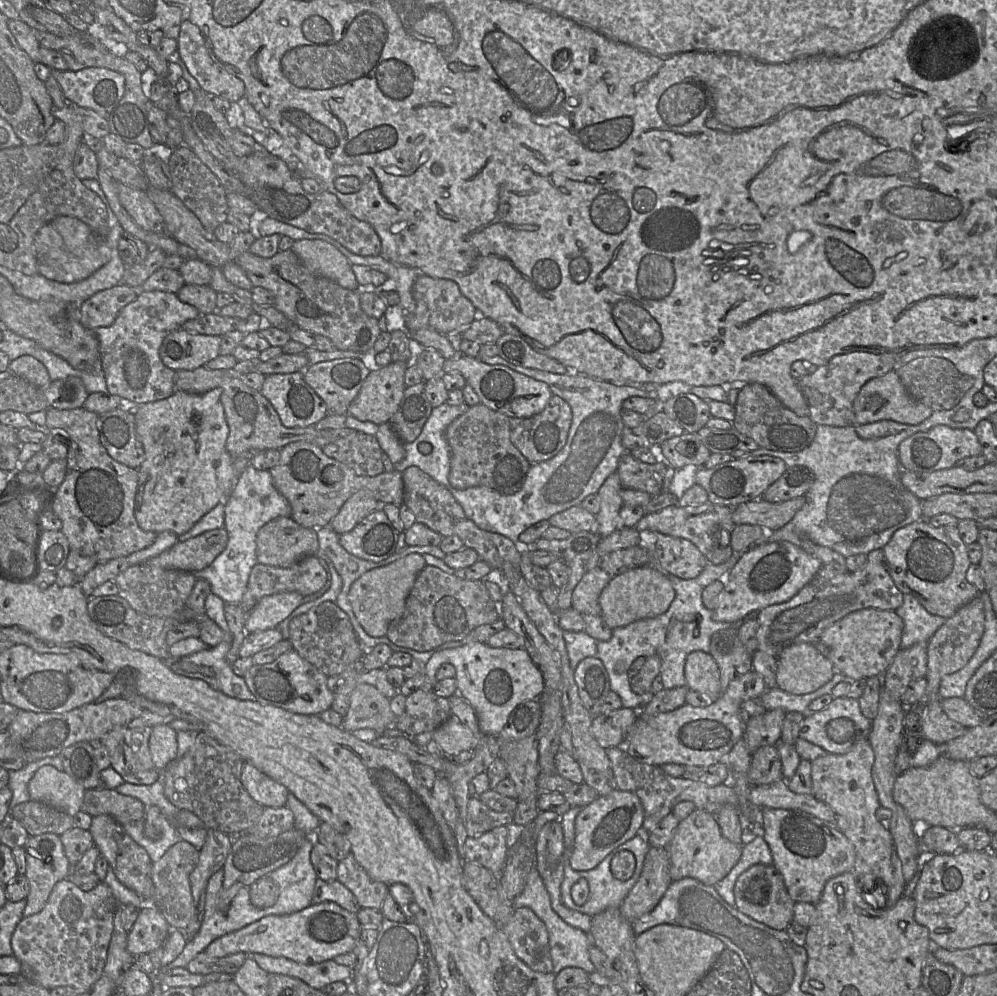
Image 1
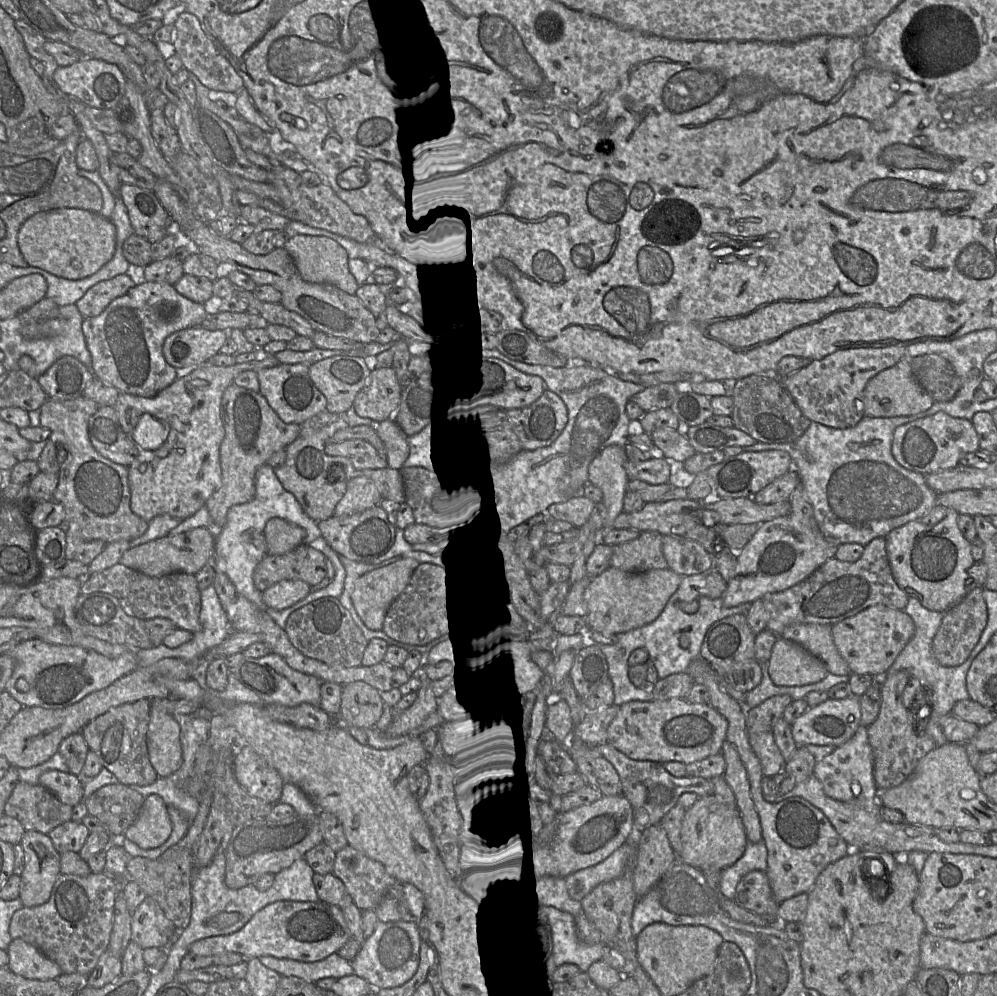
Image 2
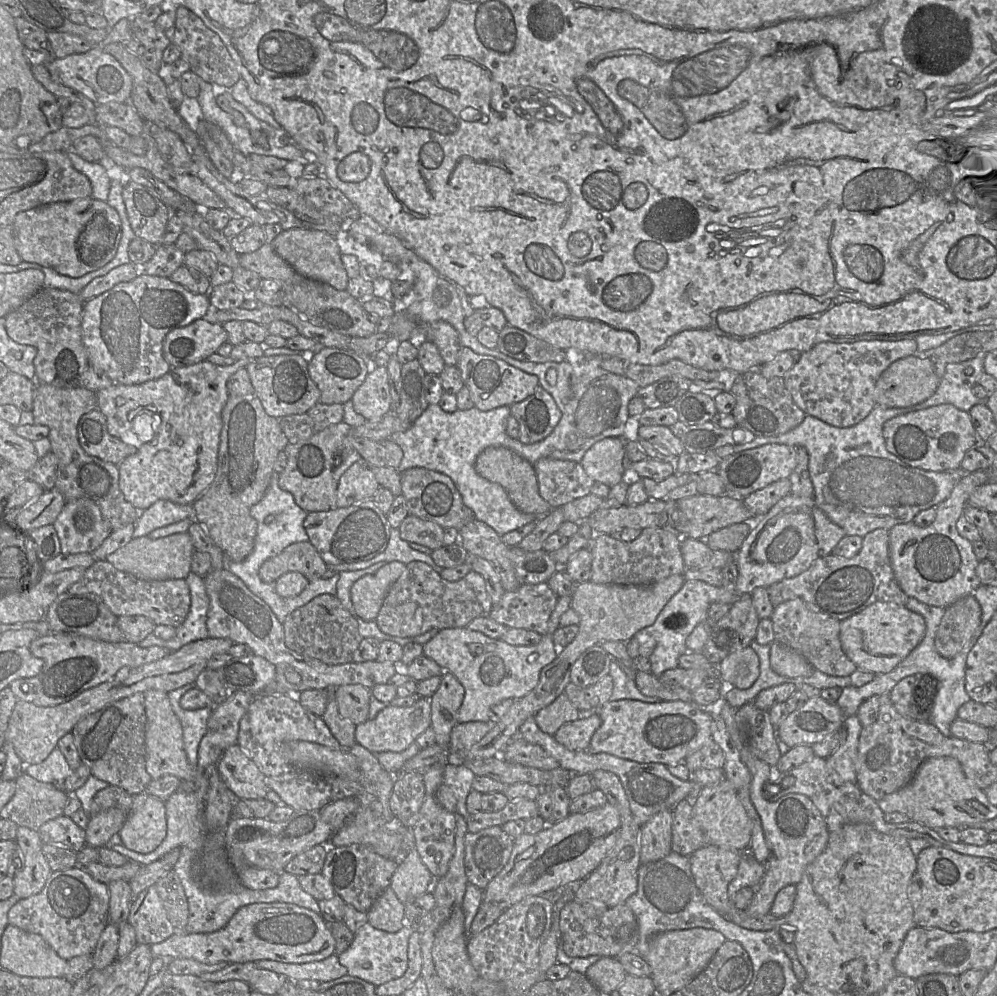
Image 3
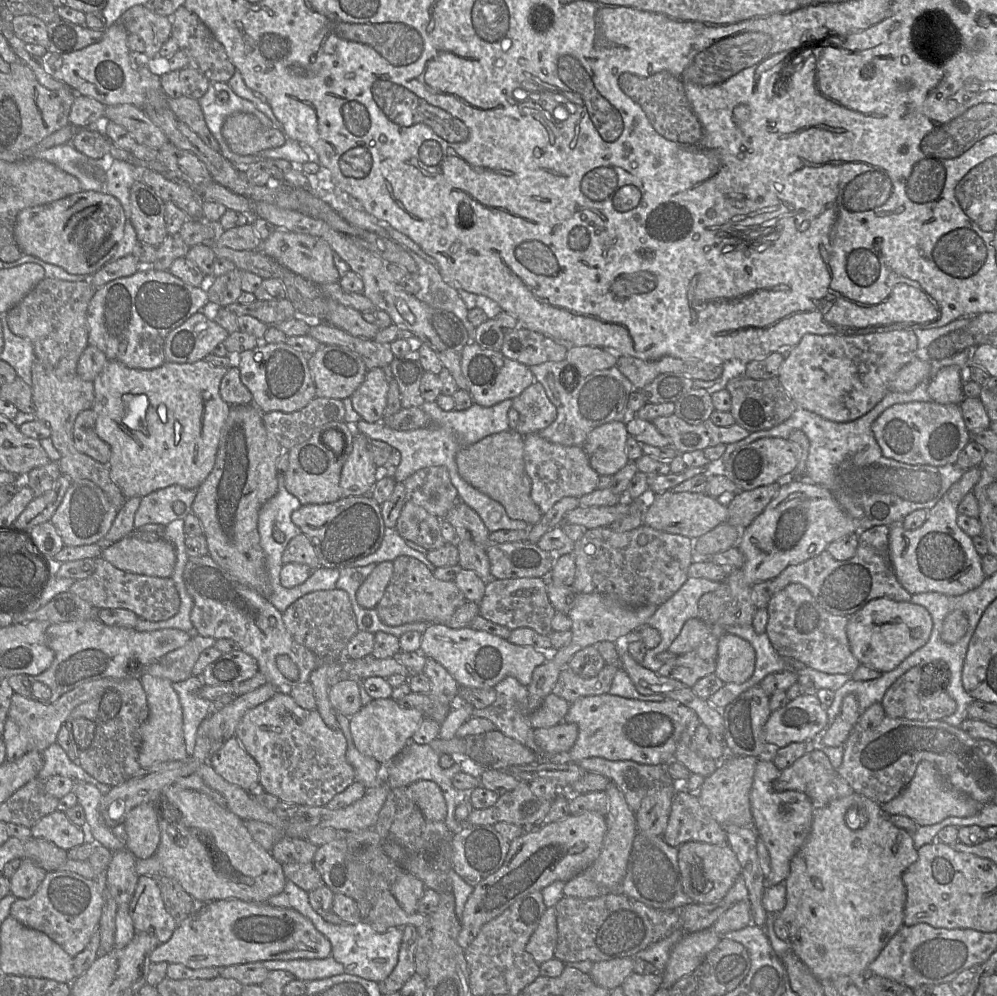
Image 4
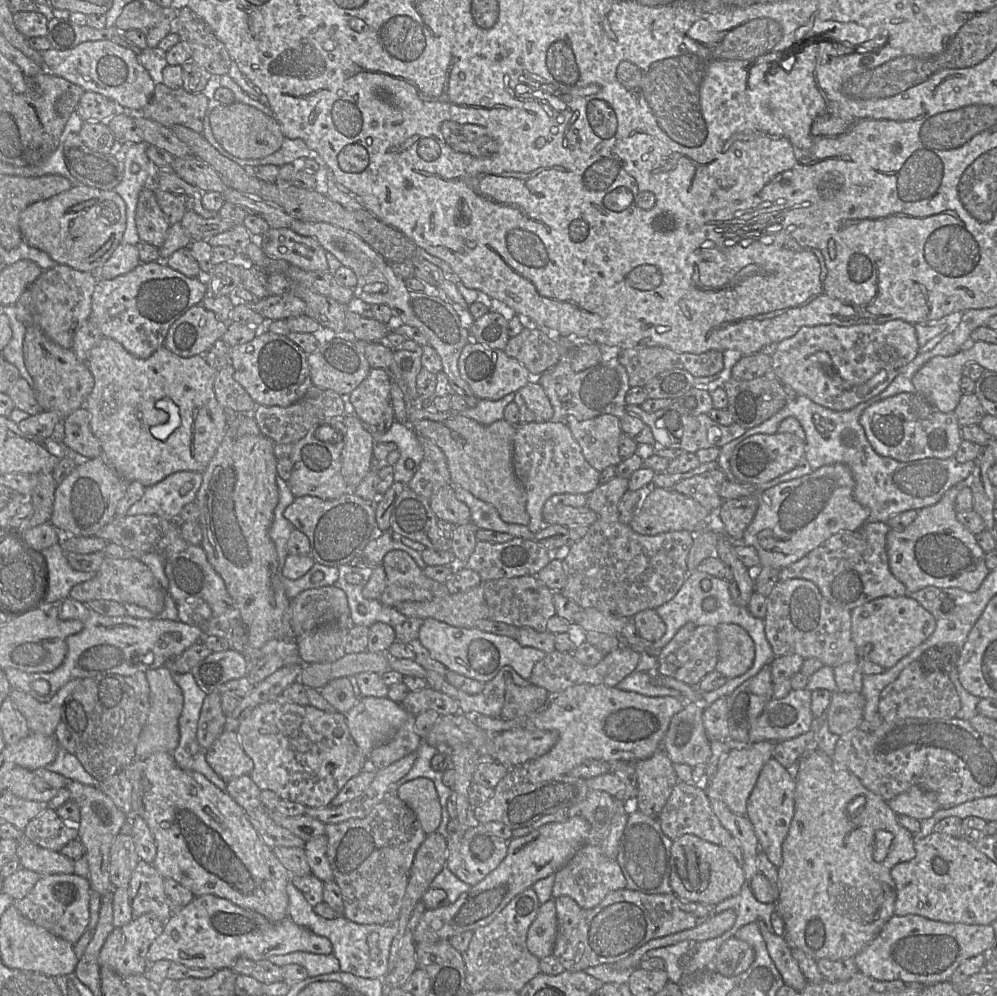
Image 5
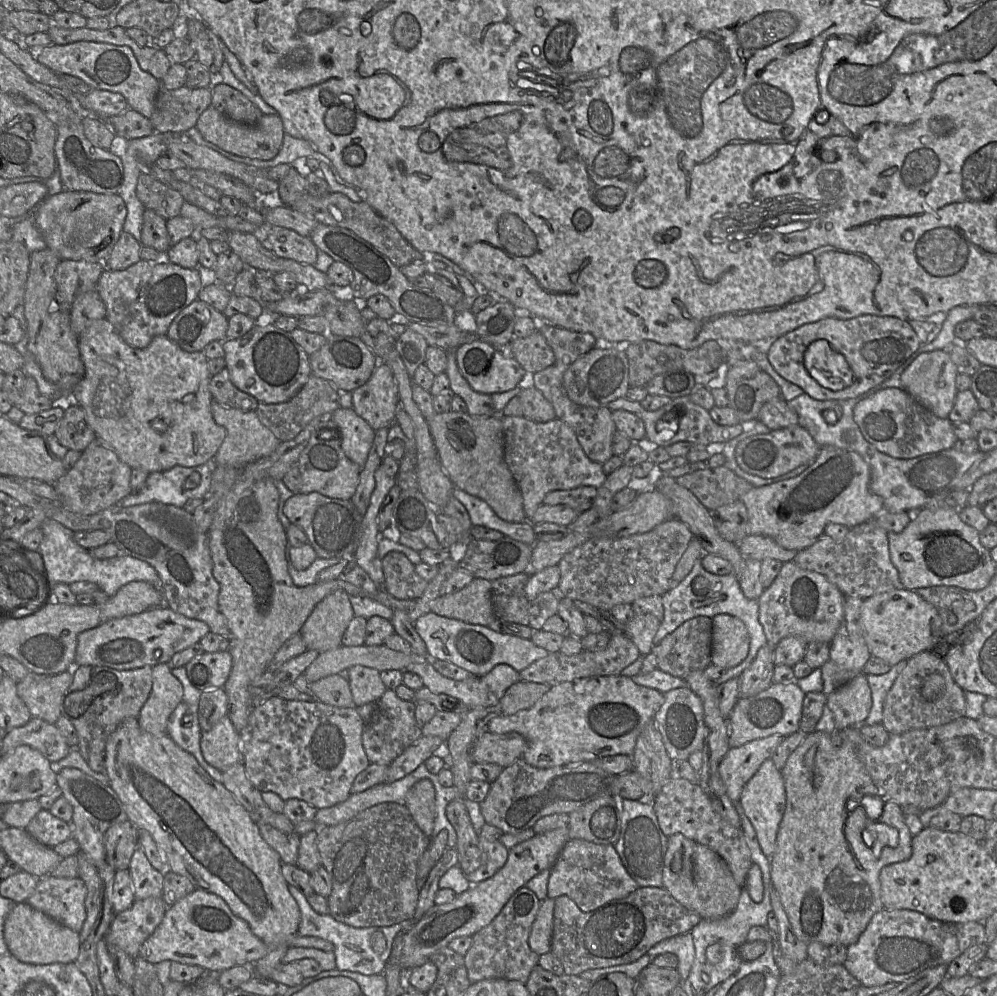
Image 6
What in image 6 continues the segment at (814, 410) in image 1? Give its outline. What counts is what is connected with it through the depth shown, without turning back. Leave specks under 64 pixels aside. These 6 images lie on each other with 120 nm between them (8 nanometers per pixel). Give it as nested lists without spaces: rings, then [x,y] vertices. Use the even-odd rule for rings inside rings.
[[[860,315],[850,319],[825,318],[804,324],[788,332],[766,347],[774,369],[786,380],[801,387],[816,400],[856,398],[880,385],[922,345],[911,326],[911,320],[895,316]]]

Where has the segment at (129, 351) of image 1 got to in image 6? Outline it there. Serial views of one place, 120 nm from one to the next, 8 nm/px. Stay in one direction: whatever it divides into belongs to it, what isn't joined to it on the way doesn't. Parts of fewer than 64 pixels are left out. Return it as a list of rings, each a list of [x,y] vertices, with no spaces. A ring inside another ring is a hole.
[[[164,257],[159,261],[140,259],[125,270],[105,269],[97,284],[97,292],[106,307],[106,319],[114,326],[121,338],[131,347],[145,348],[152,339],[166,335],[175,317],[191,302],[198,298],[202,287],[209,281],[211,273],[203,273],[200,269],[183,268],[167,261]]]

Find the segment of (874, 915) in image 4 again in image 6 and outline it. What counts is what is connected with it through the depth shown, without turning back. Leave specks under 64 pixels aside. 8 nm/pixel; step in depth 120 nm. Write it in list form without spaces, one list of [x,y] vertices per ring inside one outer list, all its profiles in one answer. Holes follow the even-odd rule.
[[[849,727],[844,730],[837,730],[833,734],[815,730],[807,734],[803,742],[789,755],[784,767],[780,770],[786,791],[786,808],[777,833],[776,849],[770,857],[770,877],[772,886],[779,896],[782,907],[788,916],[794,933],[800,940],[807,944],[819,942],[824,945],[841,944],[848,947],[855,943],[866,929],[873,915],[884,908],[881,901],[879,880],[881,869],[886,865],[908,860],[912,855],[913,835],[904,821],[905,816],[902,807],[899,804],[890,800],[890,802],[893,802],[893,806],[891,805],[891,807],[893,807],[893,814],[890,817],[890,823],[888,821],[876,821],[883,809],[882,805],[884,805],[884,799],[882,799],[880,790],[872,782],[863,761],[859,757],[859,746],[863,741],[864,739],[860,733],[859,727]],[[872,825],[876,827],[875,832],[880,833],[880,829],[883,829],[884,831],[896,831],[898,834],[897,844],[895,846],[885,846],[879,857],[875,857],[872,850],[863,842],[863,831],[867,830],[867,833],[871,835]]]

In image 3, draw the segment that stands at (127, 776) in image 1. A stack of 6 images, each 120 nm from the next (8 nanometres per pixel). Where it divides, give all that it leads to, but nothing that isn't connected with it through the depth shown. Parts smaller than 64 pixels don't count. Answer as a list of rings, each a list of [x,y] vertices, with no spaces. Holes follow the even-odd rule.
[[[138,692],[121,700],[109,702],[98,711],[85,716],[73,727],[71,733],[81,762],[89,768],[92,776],[136,795],[145,792],[153,780],[146,770],[145,729],[145,698],[143,693]]]

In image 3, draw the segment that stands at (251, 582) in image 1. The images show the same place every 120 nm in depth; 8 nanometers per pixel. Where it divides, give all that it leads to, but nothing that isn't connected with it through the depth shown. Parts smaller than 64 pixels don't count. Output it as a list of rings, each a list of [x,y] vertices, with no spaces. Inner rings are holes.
[[[310,541],[295,542],[280,554],[266,560],[259,568],[259,577],[265,583],[275,583],[287,572],[299,572],[312,581],[323,577],[327,568],[327,564]]]

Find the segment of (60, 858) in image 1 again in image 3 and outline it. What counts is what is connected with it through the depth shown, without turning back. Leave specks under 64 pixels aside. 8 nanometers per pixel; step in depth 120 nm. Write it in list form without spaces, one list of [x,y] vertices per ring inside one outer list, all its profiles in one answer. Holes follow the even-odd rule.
[[[19,826],[15,842],[23,855],[23,866],[13,877],[14,895],[21,900],[39,894],[52,874],[52,870],[43,854],[42,846],[44,843],[38,831]]]

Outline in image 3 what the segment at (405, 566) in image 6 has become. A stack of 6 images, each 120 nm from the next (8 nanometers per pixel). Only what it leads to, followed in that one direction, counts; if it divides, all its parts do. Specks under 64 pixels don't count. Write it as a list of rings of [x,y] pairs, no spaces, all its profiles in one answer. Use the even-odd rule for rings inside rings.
[[[414,561],[406,564],[404,572],[389,589],[375,622],[383,633],[407,638],[419,636],[432,629],[464,628],[473,619],[482,615],[484,615],[482,606],[465,579],[456,582],[444,580],[428,564]]]

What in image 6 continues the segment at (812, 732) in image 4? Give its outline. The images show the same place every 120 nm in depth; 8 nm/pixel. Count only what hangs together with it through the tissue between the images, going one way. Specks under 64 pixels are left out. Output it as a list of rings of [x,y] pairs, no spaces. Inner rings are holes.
[[[795,681],[772,683],[766,690],[750,697],[739,697],[728,717],[729,745],[738,747],[773,734],[783,737],[799,731],[805,693]]]

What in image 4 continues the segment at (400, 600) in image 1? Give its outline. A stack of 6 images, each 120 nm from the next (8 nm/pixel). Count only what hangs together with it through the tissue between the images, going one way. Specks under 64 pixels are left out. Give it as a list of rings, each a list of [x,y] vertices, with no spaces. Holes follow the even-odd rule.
[[[393,562],[377,564],[356,592],[358,604],[365,609],[373,609],[380,602],[393,574]]]

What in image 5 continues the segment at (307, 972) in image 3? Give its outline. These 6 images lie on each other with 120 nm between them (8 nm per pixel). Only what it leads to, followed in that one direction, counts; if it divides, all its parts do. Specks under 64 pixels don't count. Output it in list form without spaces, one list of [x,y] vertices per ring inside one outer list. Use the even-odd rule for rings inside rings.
[[[296,951],[283,955],[274,955],[269,957],[268,960],[279,967],[287,964],[298,964],[307,970],[309,977],[340,970],[339,961],[333,953],[315,954]]]

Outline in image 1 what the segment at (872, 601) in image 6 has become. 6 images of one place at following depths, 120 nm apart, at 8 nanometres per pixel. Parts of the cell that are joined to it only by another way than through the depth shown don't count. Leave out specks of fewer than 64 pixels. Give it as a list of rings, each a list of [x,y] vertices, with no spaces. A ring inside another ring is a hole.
[[[865,608],[849,613],[826,628],[820,637],[825,656],[849,680],[882,676],[900,650],[904,622],[893,610]]]

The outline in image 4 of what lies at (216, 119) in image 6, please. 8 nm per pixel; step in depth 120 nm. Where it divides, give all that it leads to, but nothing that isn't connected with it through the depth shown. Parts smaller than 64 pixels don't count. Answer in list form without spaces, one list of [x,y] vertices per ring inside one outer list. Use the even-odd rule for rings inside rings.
[[[243,112],[229,115],[221,134],[231,151],[242,156],[280,147],[288,140],[282,130],[266,128],[255,115]]]

